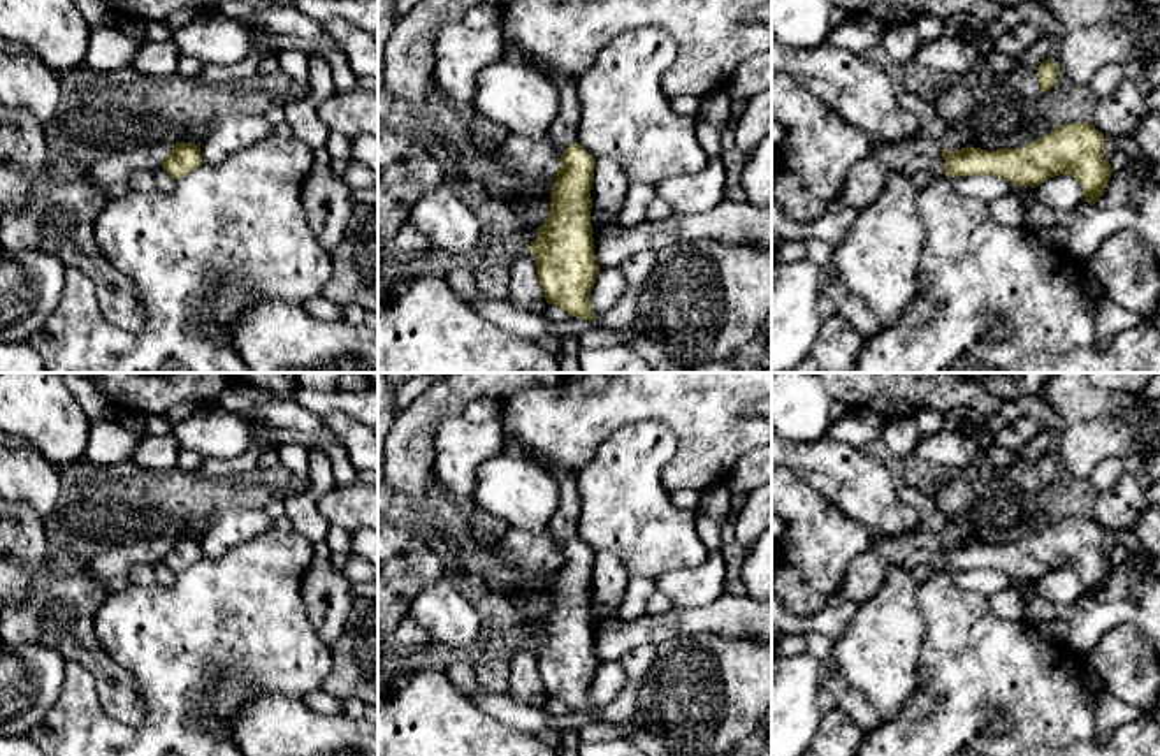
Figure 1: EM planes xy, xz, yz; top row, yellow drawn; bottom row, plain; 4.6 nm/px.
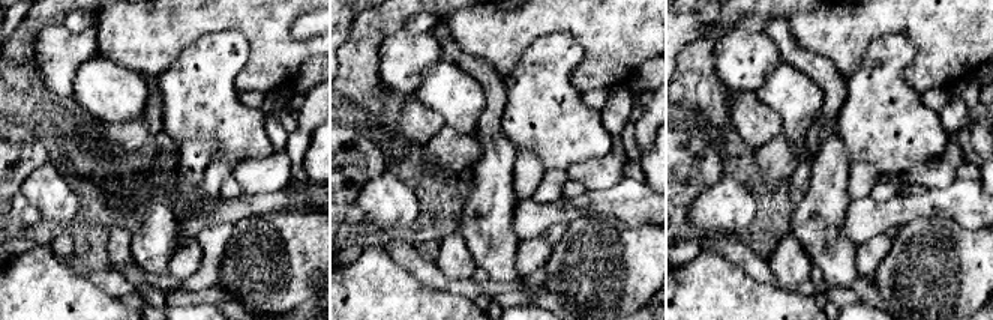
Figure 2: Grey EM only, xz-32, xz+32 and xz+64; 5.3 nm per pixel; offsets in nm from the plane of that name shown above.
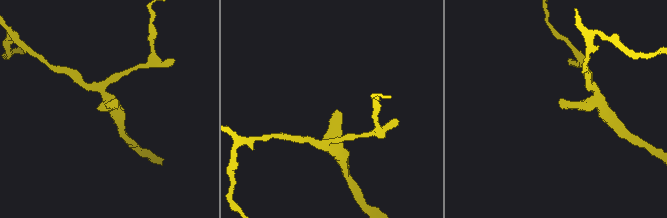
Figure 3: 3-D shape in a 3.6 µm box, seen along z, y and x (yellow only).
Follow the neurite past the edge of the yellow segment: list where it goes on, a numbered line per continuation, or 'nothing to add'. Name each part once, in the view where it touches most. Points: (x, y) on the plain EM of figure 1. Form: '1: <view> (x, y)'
1: yz (865, 574)

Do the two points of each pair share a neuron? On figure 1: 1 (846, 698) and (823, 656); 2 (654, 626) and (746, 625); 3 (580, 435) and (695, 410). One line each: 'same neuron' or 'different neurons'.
1: same neuron
2: same neuron
3: same neuron

